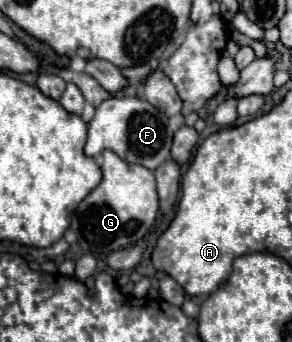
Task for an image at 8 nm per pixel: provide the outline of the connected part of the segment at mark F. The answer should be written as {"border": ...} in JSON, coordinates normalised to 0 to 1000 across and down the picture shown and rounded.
{"border":[[[370,287],[356,292],[301,363],[301,415],[288,427],[295,456],[336,456],[349,439],[384,439],[438,480],[486,480],[507,497],[534,497],[575,456],[589,427],[589,380],[575,345],[486,287]]]}

